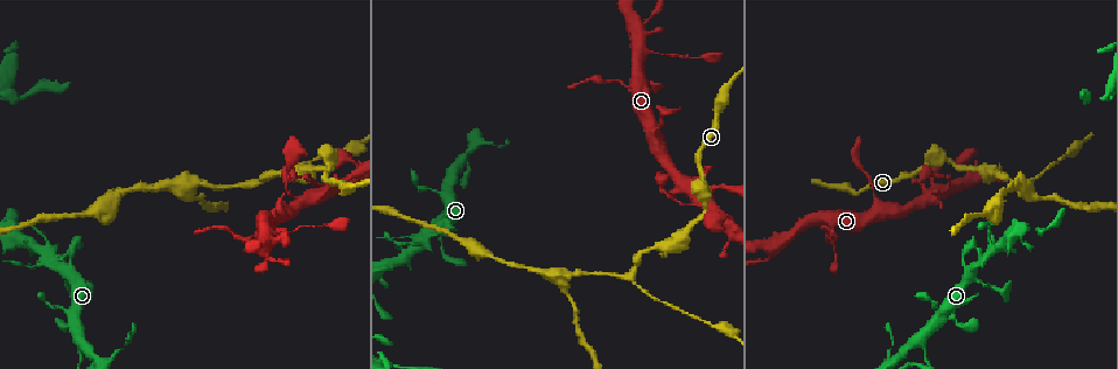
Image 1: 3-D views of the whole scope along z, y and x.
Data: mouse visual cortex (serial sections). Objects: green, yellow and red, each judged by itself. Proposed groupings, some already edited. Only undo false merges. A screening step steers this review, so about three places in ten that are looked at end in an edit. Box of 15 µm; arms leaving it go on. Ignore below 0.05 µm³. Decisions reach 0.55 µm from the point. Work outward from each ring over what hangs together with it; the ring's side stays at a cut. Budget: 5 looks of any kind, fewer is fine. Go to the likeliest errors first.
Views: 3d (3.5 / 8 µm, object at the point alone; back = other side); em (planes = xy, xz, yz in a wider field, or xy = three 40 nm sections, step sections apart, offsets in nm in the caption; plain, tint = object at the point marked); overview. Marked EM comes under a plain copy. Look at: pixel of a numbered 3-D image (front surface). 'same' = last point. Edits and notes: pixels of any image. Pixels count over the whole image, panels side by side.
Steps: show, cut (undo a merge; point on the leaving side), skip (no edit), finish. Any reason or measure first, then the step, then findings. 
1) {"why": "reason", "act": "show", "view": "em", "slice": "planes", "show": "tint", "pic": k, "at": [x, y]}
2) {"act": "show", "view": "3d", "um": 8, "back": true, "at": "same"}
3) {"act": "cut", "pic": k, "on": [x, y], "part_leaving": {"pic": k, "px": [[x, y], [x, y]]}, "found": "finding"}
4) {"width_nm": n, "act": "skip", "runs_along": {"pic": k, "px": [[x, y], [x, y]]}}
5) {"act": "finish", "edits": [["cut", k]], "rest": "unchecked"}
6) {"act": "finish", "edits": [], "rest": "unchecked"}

{"why": "sharp bend", "act": "show", "view": "3d", "um": 3.5, "pic": 1, "at": [243, 241]}

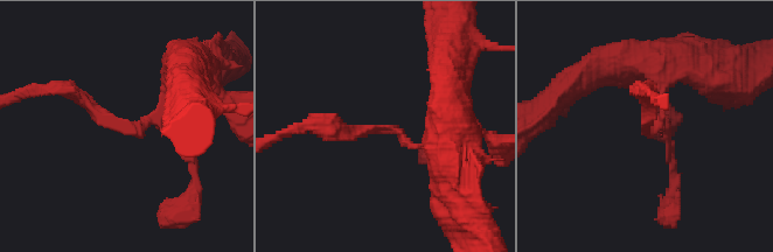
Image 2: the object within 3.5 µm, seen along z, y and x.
{"act": "show", "view": "em", "slice": "planes", "show": "tint", "pic": 2, "at": [125, 129]}

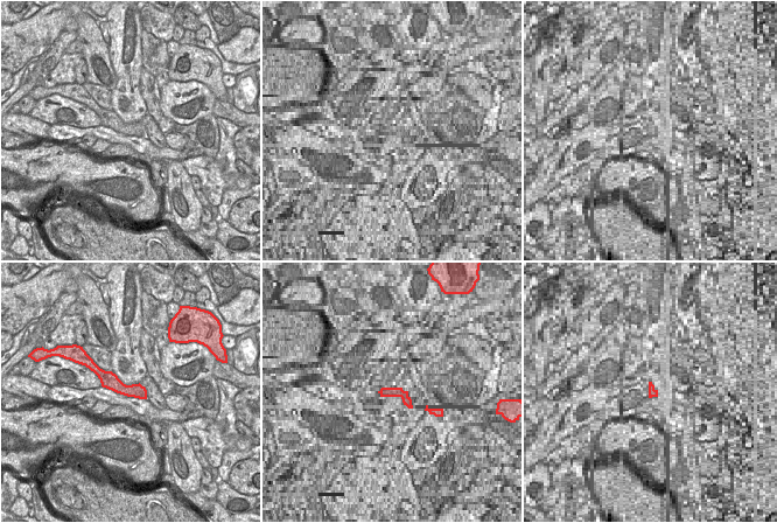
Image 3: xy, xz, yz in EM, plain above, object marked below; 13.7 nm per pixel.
{"act": "show", "view": "em", "slice": "xy", "step": 3, "show": "tint", "at": "same"}

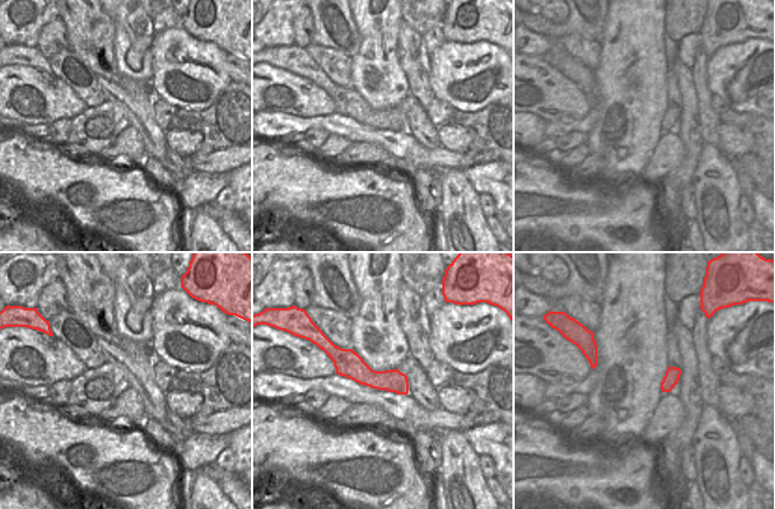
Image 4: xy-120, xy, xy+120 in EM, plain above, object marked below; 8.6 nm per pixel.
{"arm_widths_nm": [100, 200], "act": "skip", "runs_along": {"pic": 4, "px": [[332, 350], [405, 390]]}, "found": "one cell here"}

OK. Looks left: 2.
{"why": "calibre changes", "act": "show", "view": "3d", "um": 8, "pic": 1, "at": [706, 206]}

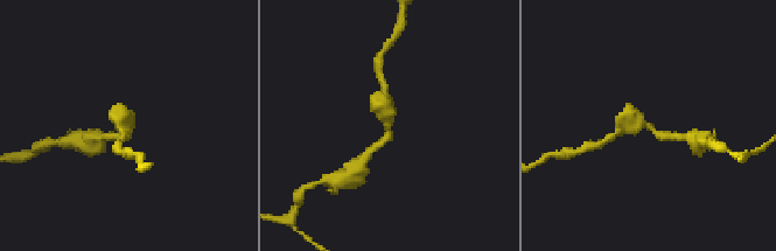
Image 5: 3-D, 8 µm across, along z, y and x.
{"arm_widths_nm": [200, 450], "act": "show", "view": "em", "slice": "xy", "step": 5, "show": "tint", "pic": 5, "at": [385, 132]}

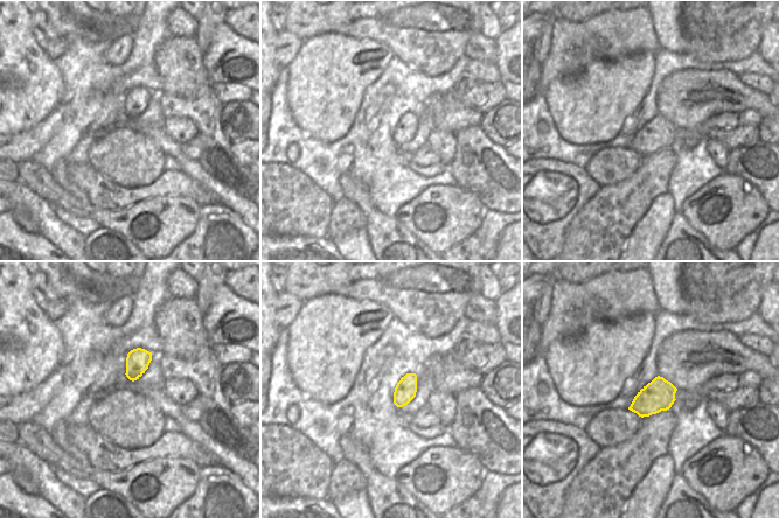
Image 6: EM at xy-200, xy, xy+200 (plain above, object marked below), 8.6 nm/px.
{"act": "skip", "runs_along": {"pic": 5, "px": [[383, 100], [389, 136], [369, 152]]}, "found": "all the same cell"}

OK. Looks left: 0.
{"act": "finish", "edits": [], "rest": "unchecked"}

